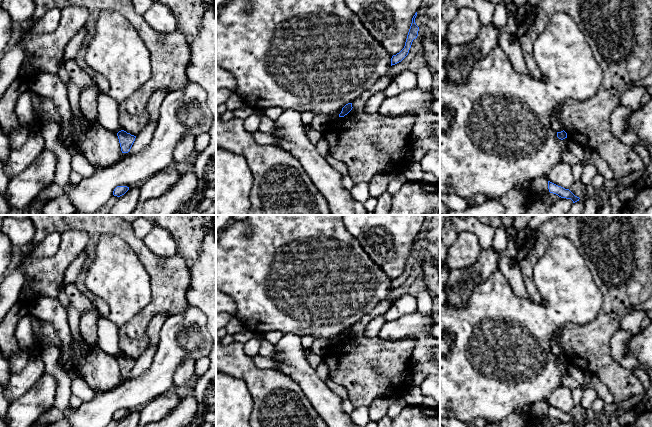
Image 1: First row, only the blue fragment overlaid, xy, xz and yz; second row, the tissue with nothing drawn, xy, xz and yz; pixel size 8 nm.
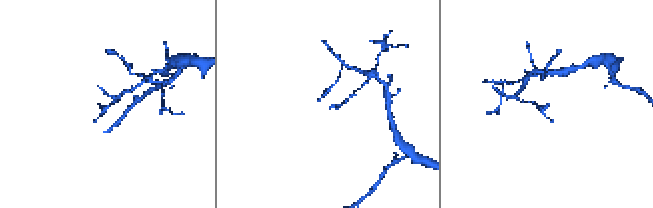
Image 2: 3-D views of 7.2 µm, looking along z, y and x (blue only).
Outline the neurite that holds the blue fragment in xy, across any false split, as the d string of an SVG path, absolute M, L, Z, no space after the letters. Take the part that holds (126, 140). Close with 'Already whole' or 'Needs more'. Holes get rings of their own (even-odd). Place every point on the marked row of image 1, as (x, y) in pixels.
M121 130L117 133L122 153L128 153L135 141L136 136Z. Already whole

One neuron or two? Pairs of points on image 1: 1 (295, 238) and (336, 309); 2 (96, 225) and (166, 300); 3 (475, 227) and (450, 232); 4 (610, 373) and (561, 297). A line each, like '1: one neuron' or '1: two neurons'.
1: one neuron
2: one neuron
3: one neuron
4: two neurons

